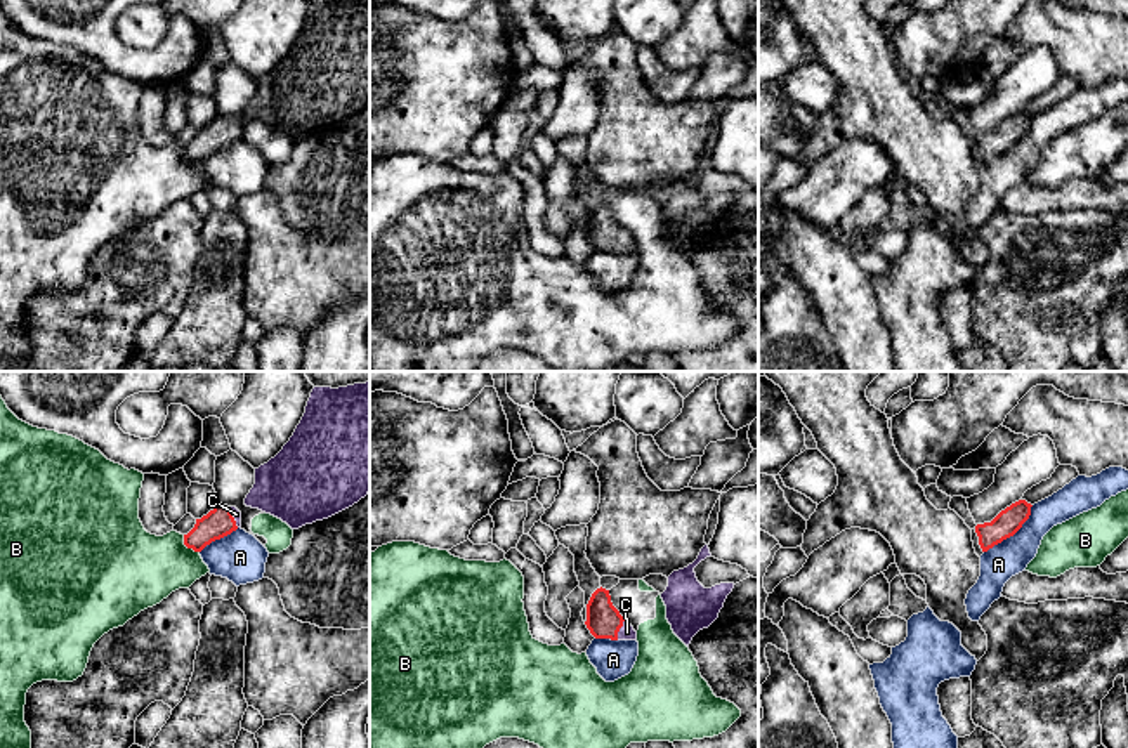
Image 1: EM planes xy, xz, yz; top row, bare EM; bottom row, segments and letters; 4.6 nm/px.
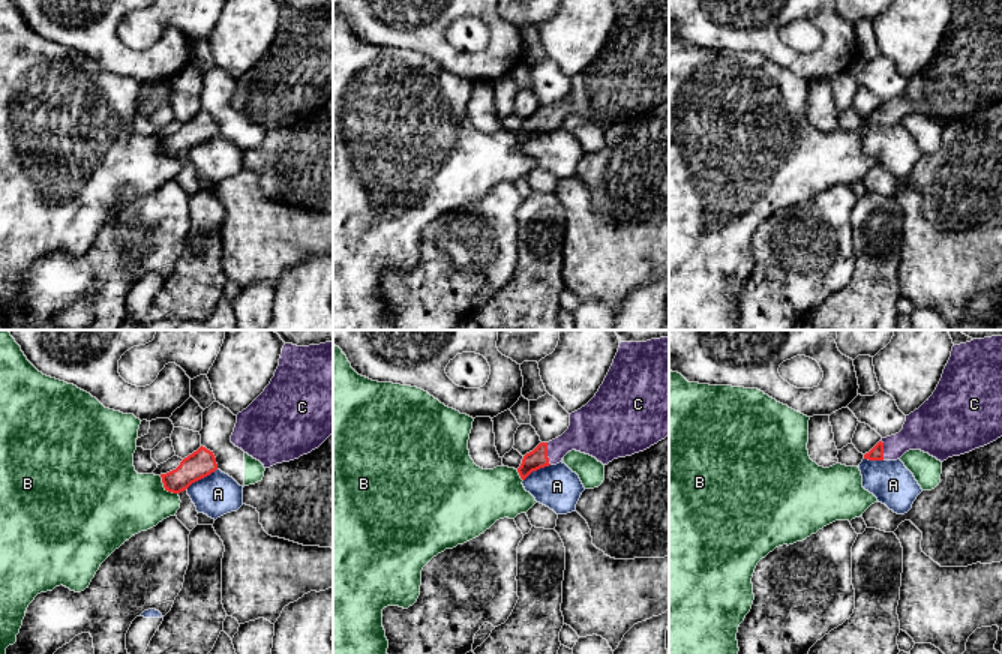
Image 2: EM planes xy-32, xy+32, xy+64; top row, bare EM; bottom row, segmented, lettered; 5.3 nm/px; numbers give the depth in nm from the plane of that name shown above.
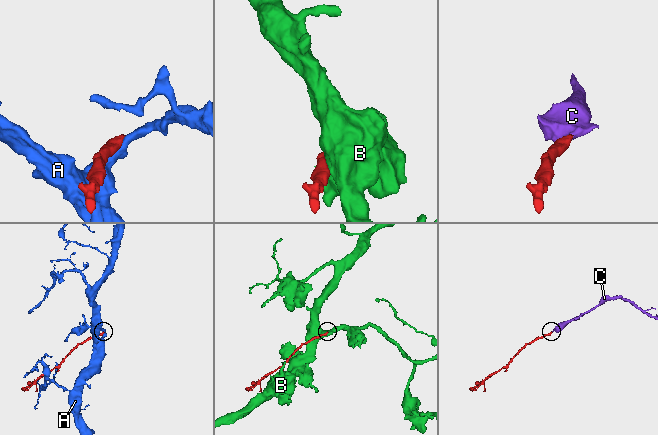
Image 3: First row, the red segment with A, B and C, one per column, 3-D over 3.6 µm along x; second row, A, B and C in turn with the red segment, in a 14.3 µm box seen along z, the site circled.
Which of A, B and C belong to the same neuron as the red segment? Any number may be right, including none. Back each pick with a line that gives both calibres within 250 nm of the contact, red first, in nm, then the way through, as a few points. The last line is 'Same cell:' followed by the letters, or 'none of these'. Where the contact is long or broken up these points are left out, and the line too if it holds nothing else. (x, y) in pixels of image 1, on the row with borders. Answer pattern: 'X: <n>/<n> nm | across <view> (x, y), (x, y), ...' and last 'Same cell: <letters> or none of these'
C: 160/70 nm | across xz (603, 620), (618, 630), (627, 632)
Same cell: C

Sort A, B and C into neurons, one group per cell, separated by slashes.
A / B / C

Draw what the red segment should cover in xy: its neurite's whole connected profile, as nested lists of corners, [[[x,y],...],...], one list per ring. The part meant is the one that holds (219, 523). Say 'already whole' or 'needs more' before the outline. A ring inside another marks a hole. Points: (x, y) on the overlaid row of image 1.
needs more; [[[217,503],[207,515],[196,519],[194,528],[184,535],[184,545],[201,552],[207,545],[241,528],[241,512],[236,507]]]

